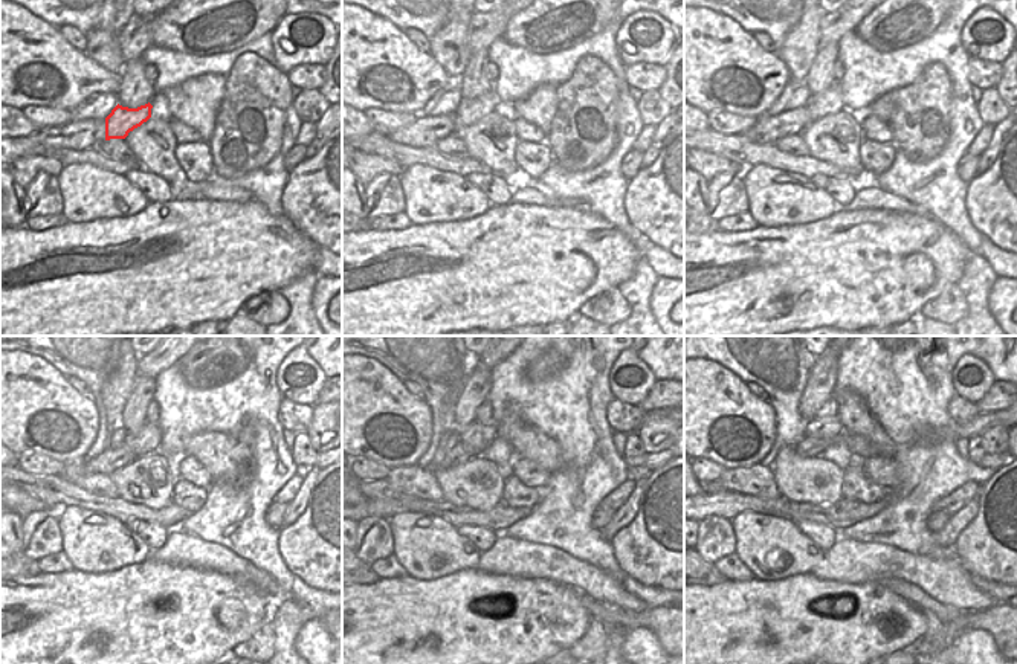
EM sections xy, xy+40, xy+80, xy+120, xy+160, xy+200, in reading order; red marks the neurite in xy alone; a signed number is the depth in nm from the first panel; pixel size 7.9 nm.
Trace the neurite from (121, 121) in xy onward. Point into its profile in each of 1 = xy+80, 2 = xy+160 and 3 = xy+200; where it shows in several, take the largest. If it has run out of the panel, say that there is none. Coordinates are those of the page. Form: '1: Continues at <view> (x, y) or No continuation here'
1: Continues at xy+80 (829, 101)
2: Continues at xy+160 (477, 435)
3: Continues at xy+200 (828, 428)

